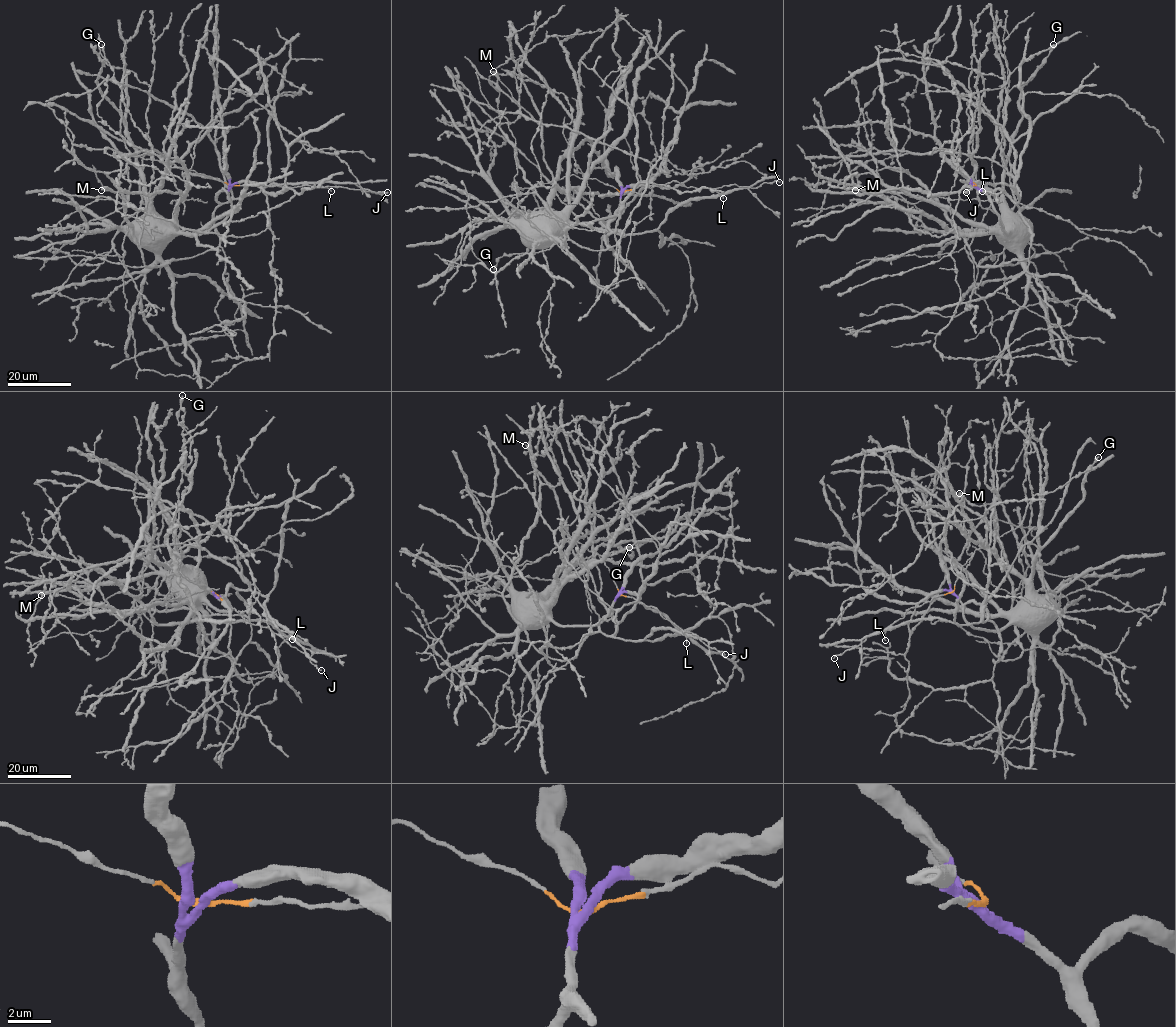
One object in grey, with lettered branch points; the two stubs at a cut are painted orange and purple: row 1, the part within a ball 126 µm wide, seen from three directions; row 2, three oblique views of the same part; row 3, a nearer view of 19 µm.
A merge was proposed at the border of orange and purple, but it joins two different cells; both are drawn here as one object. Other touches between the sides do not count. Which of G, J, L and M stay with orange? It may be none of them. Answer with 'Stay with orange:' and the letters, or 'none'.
Stay with orange: J, L

